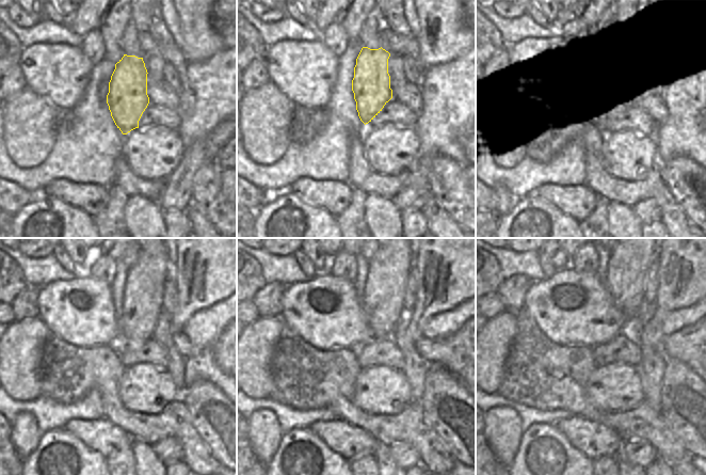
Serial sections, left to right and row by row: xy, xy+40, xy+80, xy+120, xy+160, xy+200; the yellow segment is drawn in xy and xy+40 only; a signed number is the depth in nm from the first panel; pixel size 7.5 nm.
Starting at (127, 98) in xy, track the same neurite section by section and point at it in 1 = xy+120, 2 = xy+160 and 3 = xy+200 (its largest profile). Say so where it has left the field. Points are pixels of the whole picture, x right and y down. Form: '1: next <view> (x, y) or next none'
1: next xy+120 (142, 304)
2: next xy+160 (382, 301)
3: next xy+200 (629, 262)

